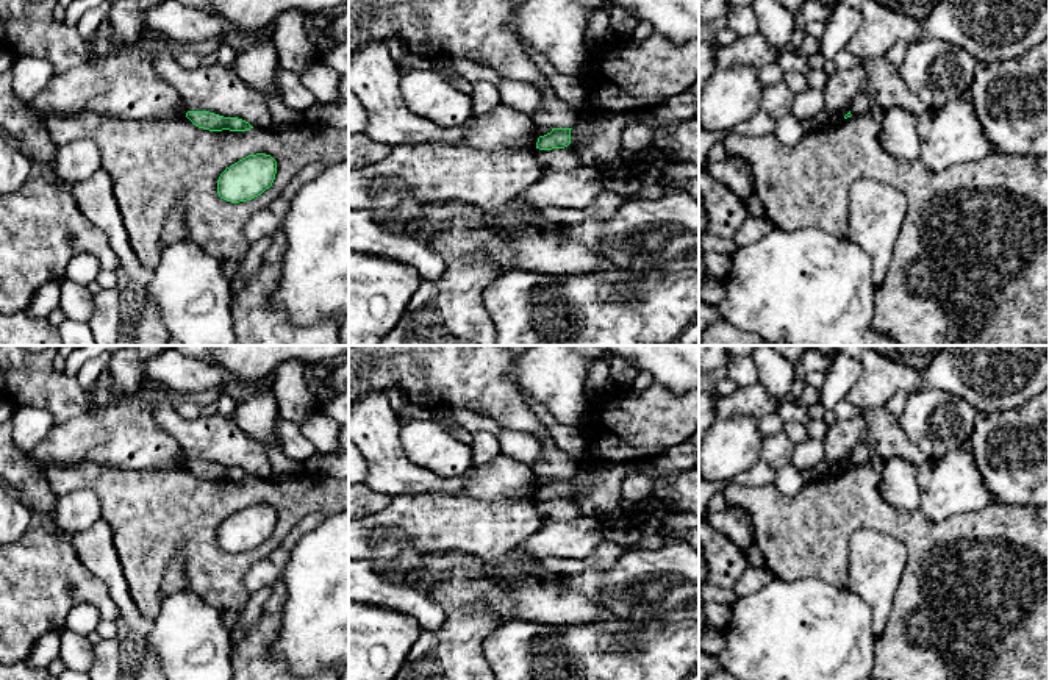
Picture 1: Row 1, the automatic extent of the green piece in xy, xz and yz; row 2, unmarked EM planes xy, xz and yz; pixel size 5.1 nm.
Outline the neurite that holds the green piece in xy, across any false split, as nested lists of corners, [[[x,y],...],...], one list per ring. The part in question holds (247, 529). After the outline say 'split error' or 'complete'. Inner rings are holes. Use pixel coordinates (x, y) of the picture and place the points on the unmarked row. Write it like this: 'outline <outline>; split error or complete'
outline [[[249,505],[220,524],[217,544],[231,553],[252,550],[272,536],[275,524],[277,511],[270,505]]]; complete

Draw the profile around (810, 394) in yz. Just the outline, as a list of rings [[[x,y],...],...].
[[[805,385],[802,395],[791,402],[807,410],[810,405],[819,402],[819,389],[814,386]]]

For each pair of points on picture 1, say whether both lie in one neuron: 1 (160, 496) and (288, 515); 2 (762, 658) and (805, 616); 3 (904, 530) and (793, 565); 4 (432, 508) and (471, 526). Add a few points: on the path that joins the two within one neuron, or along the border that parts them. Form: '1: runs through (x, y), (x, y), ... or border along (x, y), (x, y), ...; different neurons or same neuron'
1: runs through (193, 496), (257, 494); same neuron
2: runs through (773, 647), (794, 627); same neuron
3: runs through (876, 518), (840, 518), (821, 536); same neuron
4: runs through (441, 518), (461, 522); same neuron

